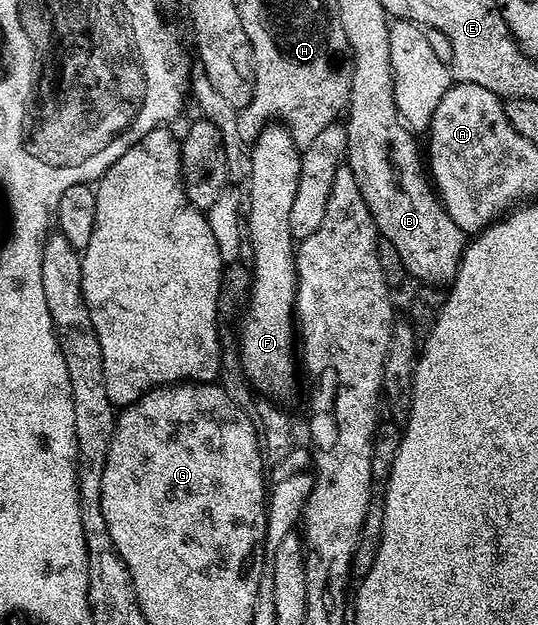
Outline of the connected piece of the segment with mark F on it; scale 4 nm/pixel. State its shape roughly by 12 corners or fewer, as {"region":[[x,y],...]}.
{"region":[[287,127],[251,144],[240,323],[244,375],[296,387],[290,205],[300,151]]}

